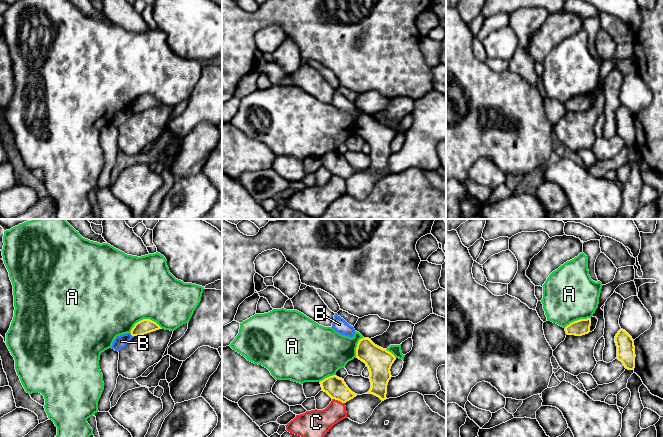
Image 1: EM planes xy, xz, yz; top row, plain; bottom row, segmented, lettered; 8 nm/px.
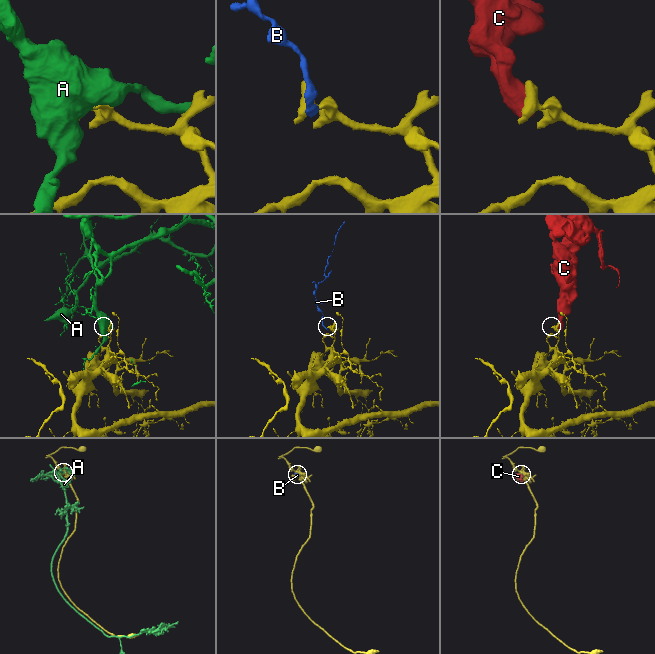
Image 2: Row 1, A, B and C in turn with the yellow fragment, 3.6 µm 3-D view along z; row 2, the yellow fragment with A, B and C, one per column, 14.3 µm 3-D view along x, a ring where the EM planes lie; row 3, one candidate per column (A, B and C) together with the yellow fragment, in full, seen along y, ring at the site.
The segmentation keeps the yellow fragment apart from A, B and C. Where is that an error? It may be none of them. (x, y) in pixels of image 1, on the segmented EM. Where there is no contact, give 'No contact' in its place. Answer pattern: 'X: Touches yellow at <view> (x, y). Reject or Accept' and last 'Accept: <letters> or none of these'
A: Touches yellow at xy (144, 319). Reject
B: Touches yellow at xy (131, 334). Reject
C: Touches yellow at xz (338, 400). Reject
Accept: none of these

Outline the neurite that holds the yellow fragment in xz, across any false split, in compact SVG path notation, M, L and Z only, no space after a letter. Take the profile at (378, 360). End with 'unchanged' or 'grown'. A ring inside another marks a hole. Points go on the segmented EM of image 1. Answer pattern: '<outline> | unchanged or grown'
M362 338L356 348L356 357L364 362L370 372L371 388L365 394L373 394L386 400L387 385L391 379L391 366L396 357L386 349L375 345L371 339Z | unchanged

